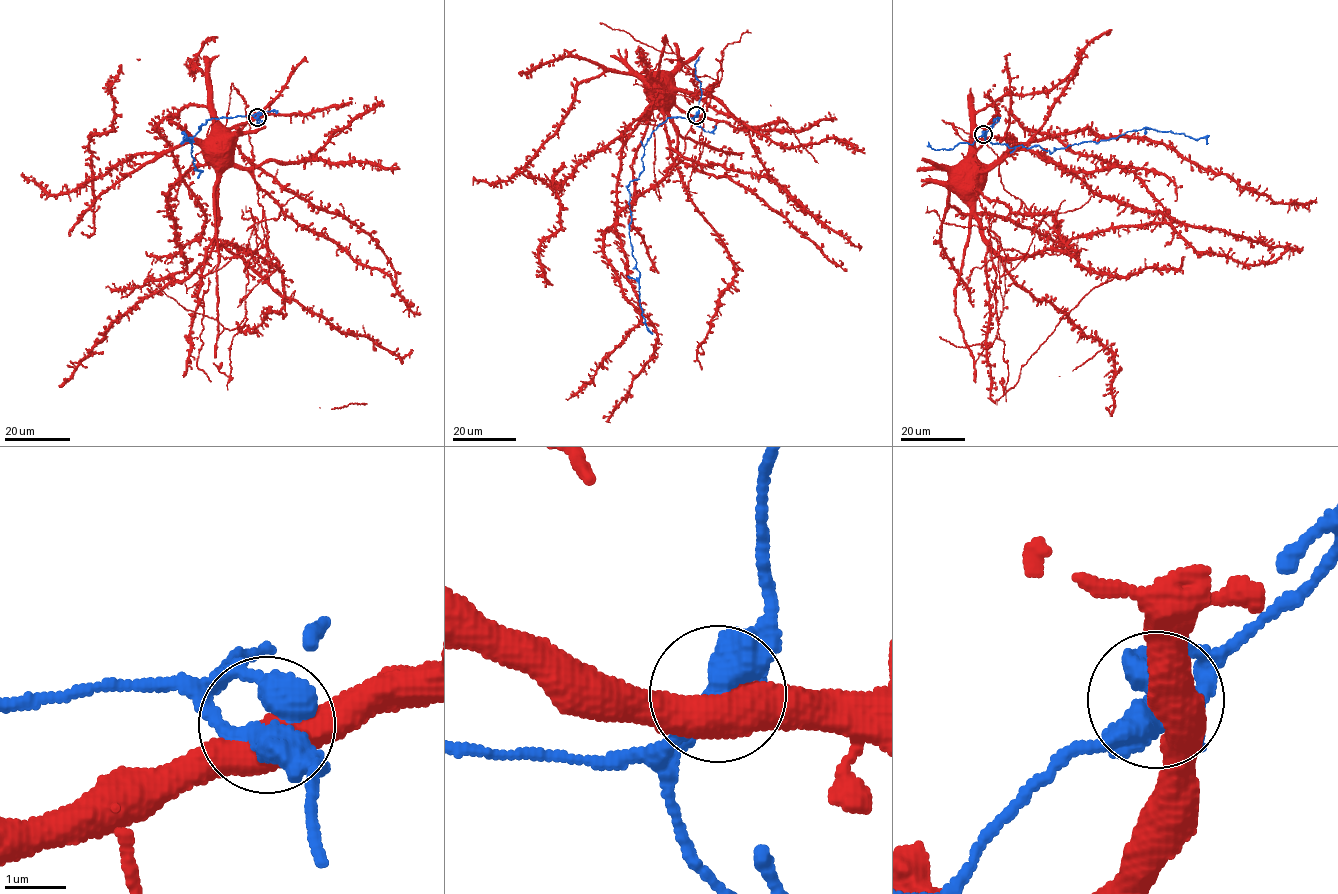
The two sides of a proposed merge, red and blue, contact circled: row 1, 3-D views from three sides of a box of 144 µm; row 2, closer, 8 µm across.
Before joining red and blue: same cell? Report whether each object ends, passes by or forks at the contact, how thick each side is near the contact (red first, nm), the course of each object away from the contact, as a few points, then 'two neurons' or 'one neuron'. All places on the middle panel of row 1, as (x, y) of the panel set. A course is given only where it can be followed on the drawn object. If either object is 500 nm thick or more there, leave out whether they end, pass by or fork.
calibres 500 and 440 nm; course red (696, 114), (681, 112), (670, 100), (671, 107), (671, 104), (657, 94), (660, 93); course blue (696, 114), (668, 117), (657, 127), (644, 147), (643, 171), (627, 188), (631, 254), (647, 329); two neurons

